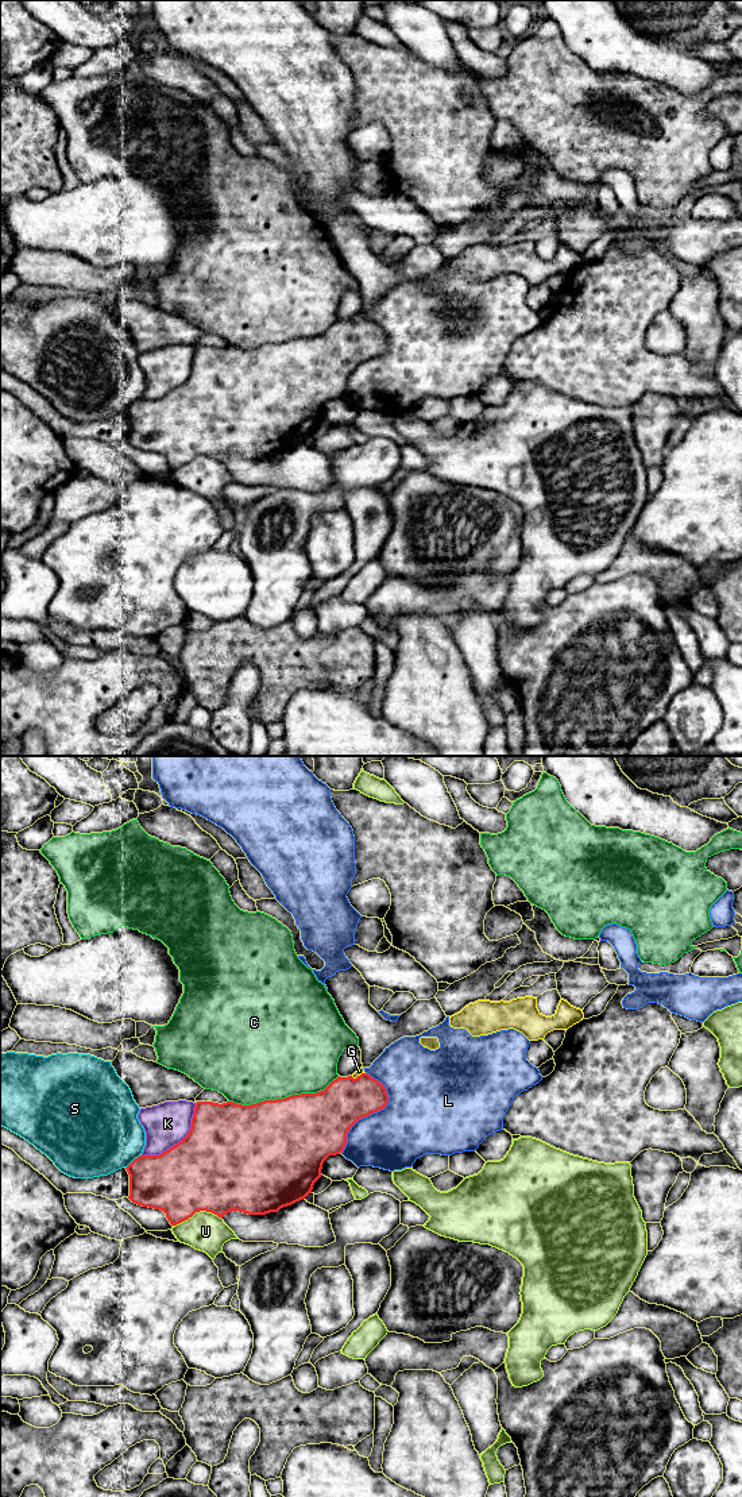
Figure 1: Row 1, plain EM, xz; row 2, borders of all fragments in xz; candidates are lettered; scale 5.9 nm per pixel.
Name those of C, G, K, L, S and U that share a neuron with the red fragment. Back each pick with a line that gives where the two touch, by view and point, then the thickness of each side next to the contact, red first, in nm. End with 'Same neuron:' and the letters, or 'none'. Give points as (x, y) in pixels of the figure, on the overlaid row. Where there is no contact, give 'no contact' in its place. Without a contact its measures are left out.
G: xz (358, 1076) | 280/40 nm
Same neuron: G

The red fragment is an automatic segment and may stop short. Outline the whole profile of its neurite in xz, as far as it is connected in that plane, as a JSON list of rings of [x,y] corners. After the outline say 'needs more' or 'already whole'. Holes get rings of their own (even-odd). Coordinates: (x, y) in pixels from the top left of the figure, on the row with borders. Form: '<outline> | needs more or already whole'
[[[359,1068],[352,1076],[337,1077],[317,1093],[293,1095],[264,1100],[251,1106],[233,1101],[223,1104],[197,1101],[188,1135],[159,1155],[139,1155],[125,1169],[130,1174],[128,1199],[142,1207],[161,1209],[171,1226],[177,1226],[196,1212],[206,1211],[223,1219],[231,1211],[266,1215],[291,1205],[309,1193],[322,1176],[324,1161],[343,1153],[347,1134],[362,1118],[383,1110],[389,1095],[382,1083]]] | needs more

